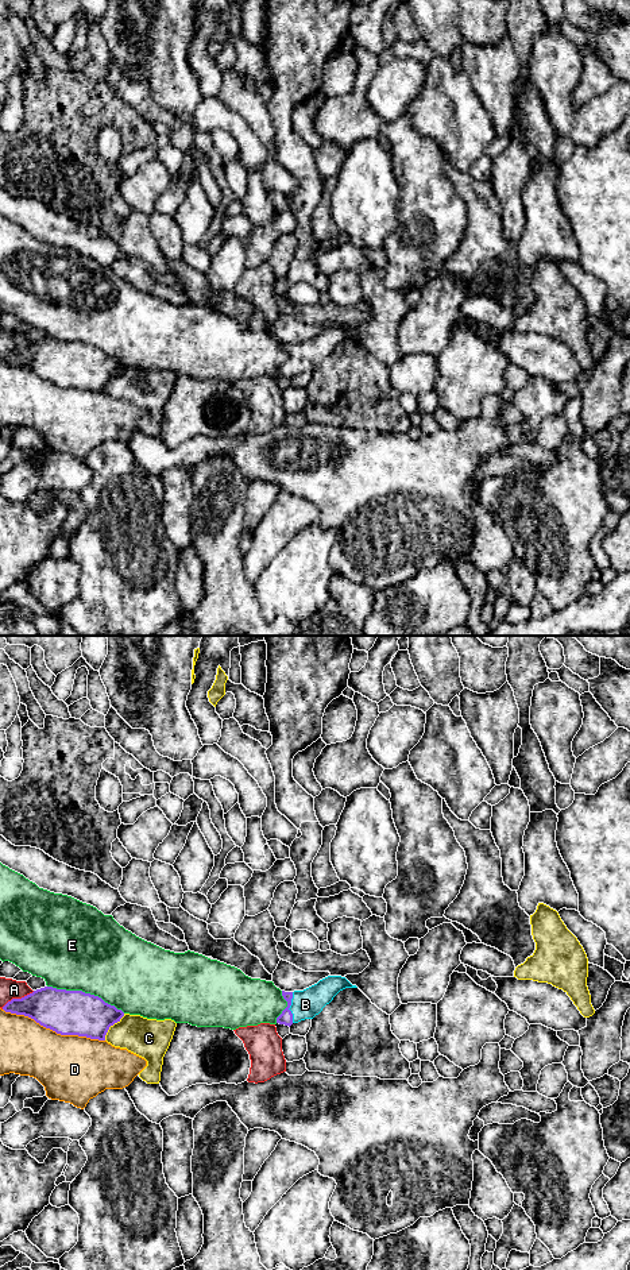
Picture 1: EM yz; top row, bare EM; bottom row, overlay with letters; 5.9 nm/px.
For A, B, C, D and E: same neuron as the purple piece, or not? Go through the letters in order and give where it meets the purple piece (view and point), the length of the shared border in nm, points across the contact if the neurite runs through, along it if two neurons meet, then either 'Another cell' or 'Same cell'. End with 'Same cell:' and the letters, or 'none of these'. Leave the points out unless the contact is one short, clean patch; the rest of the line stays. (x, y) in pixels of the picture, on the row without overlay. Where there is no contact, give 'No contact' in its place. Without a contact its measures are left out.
A: Touches purple at yz (18, 351). Shared border 220 nm. Another cell
B: Touches purple at yz (289, 359). Shared border 180 nm. Same cell
C: Touches purple at yz (111, 377). Shared border 200 nm. Another cell
D: Touches purple at yz (54, 382). Shared border 650 nm. Another cell
E: Touches purple at yz (87, 346). Shared border 500 nm. Another cell
Same cell: B

